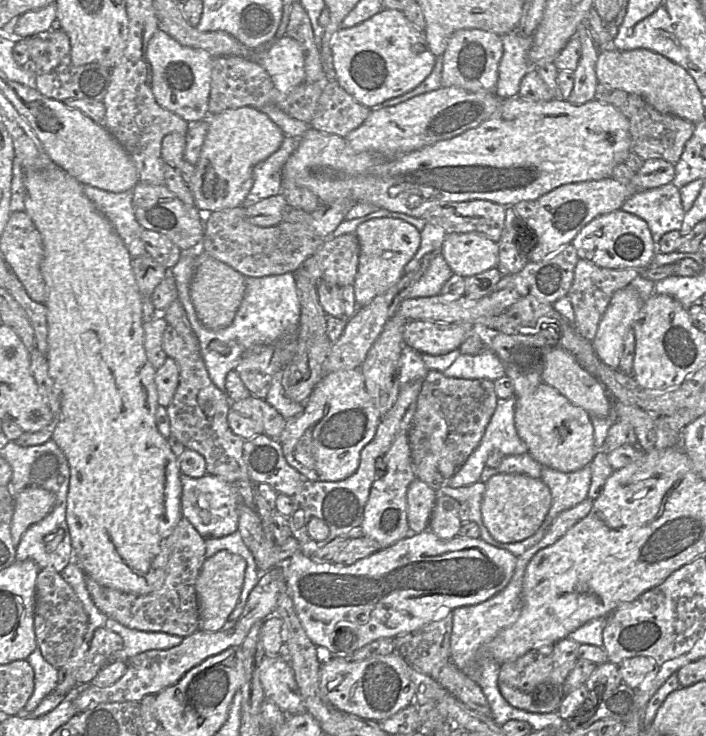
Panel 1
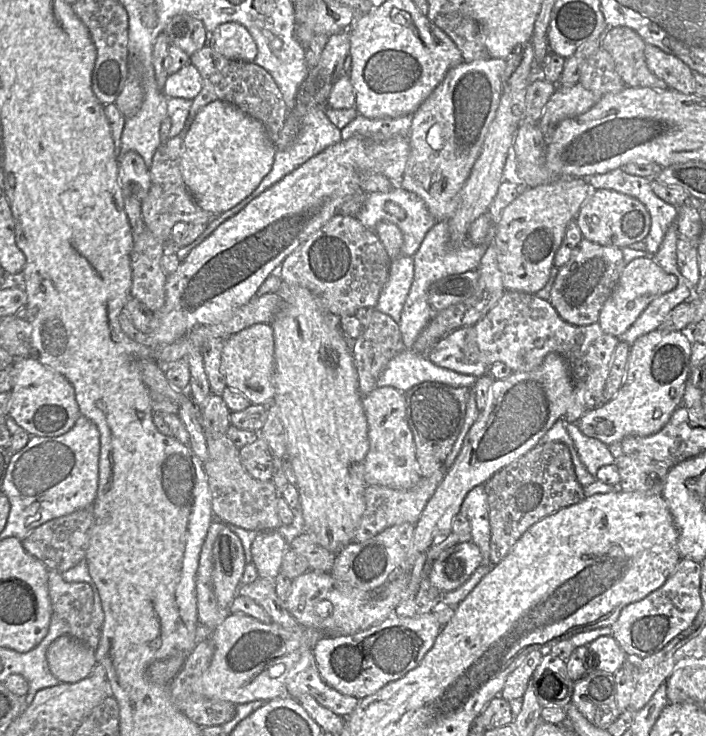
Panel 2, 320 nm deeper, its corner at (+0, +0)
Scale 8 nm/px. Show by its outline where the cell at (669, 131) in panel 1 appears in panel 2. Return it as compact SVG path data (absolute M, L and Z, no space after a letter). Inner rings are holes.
M627 27L608 28L602 36L601 48L611 55L625 86L668 89L666 83L647 67L645 47L643 39Z

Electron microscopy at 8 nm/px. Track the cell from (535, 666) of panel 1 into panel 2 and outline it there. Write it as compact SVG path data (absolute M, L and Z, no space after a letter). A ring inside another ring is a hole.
M531 651L508 675L500 695L507 701L521 698L545 651Z

